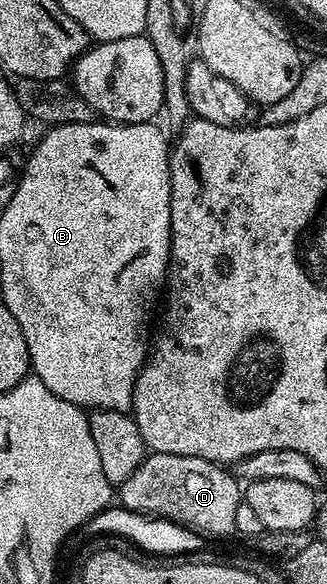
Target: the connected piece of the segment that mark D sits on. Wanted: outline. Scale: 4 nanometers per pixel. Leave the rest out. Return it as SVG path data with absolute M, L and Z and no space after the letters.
M150 452L145 455L139 467L117 487L116 498L124 509L166 518L210 540L226 538L235 533L236 508L240 508L244 500L244 490L239 479L225 465L200 460L196 456Z

